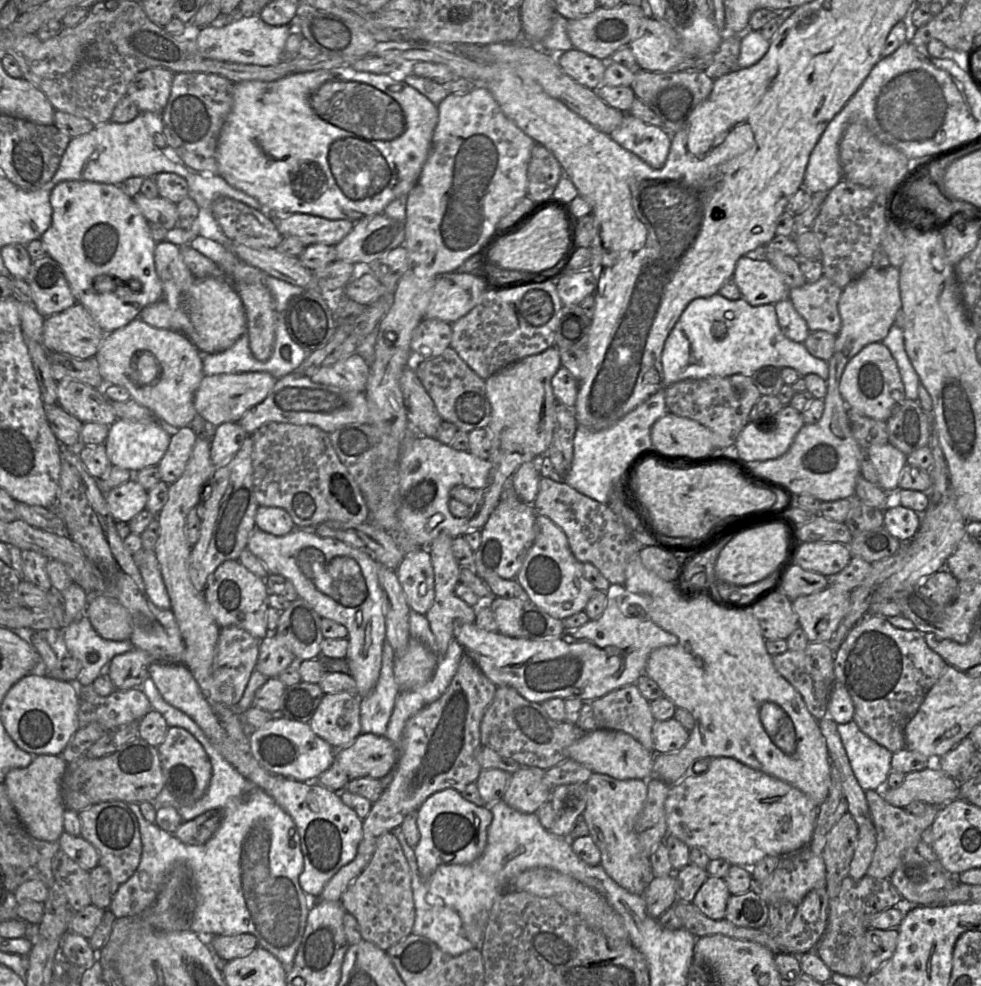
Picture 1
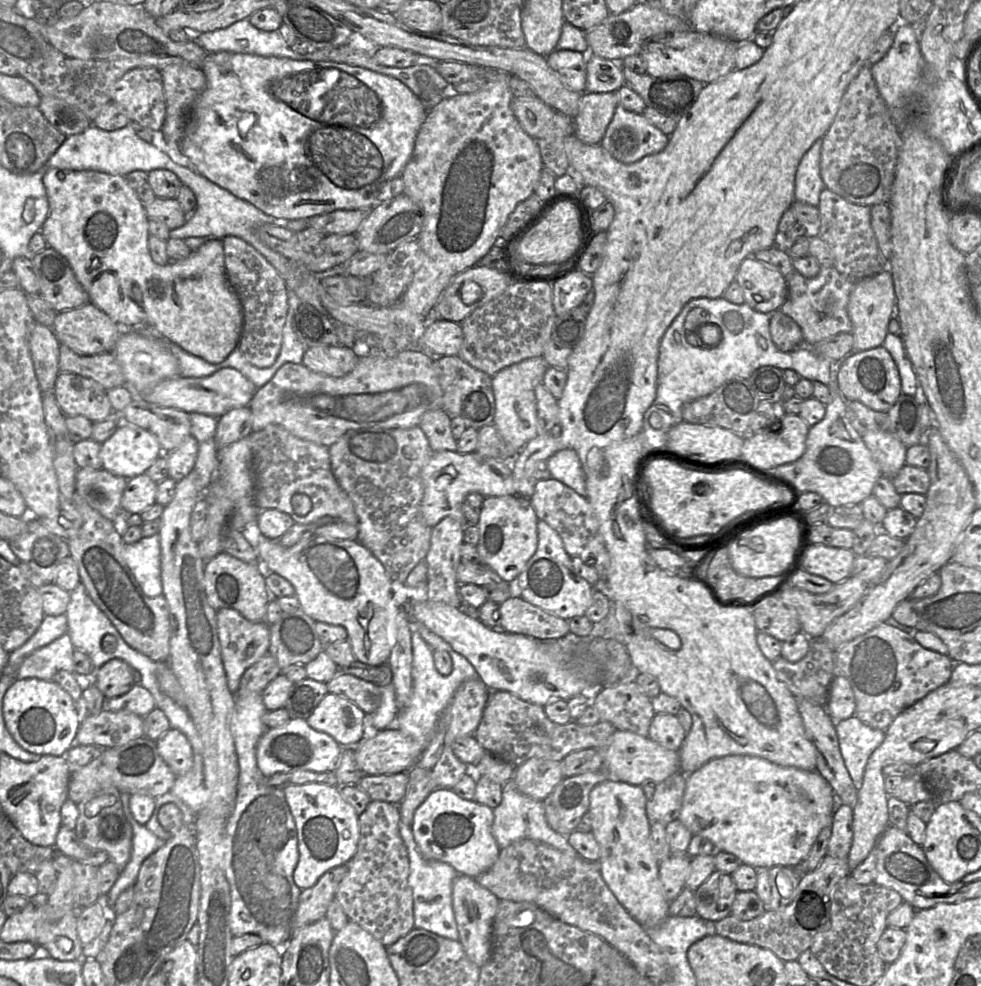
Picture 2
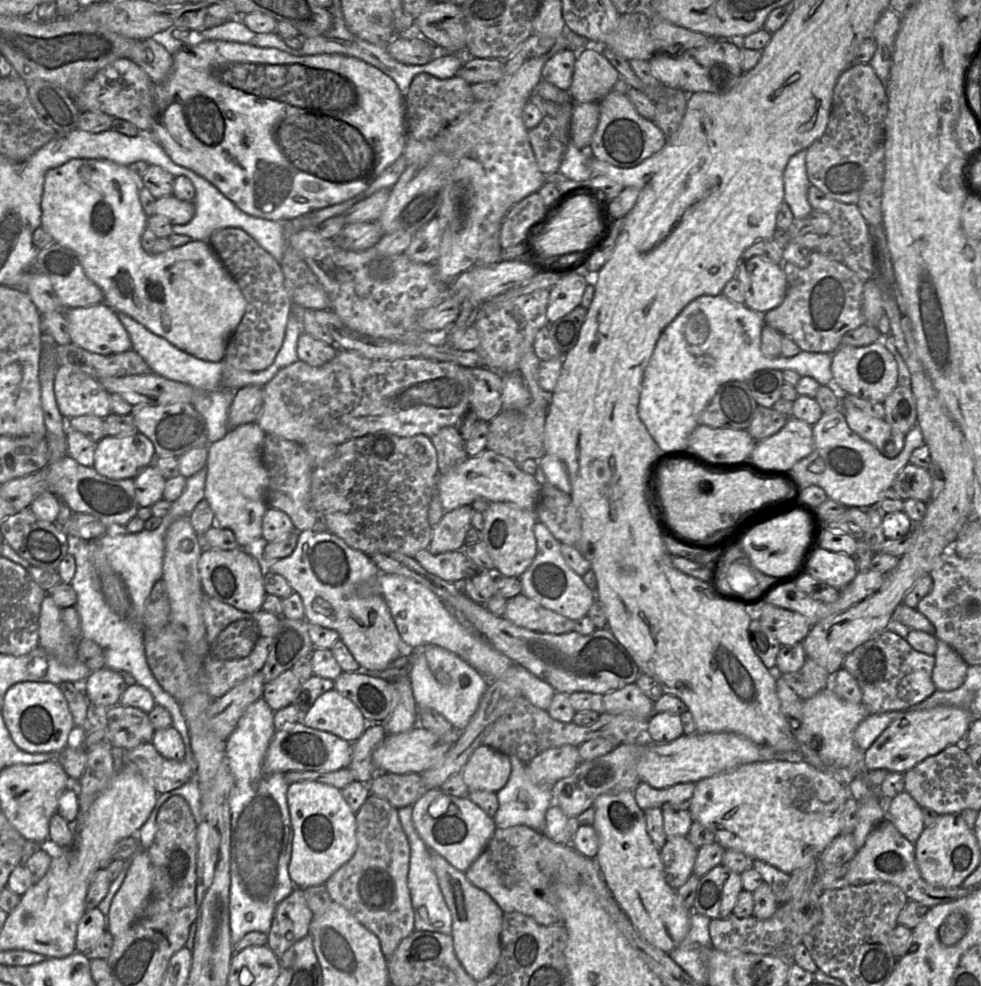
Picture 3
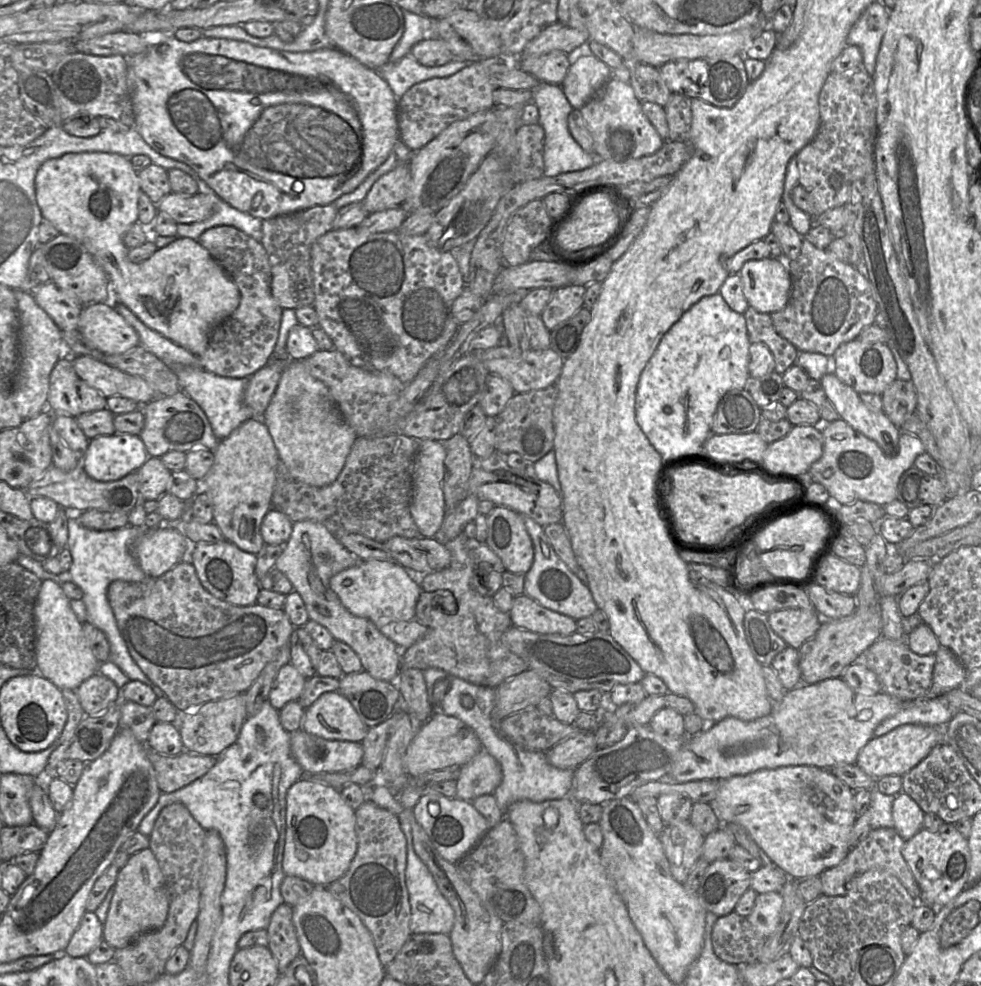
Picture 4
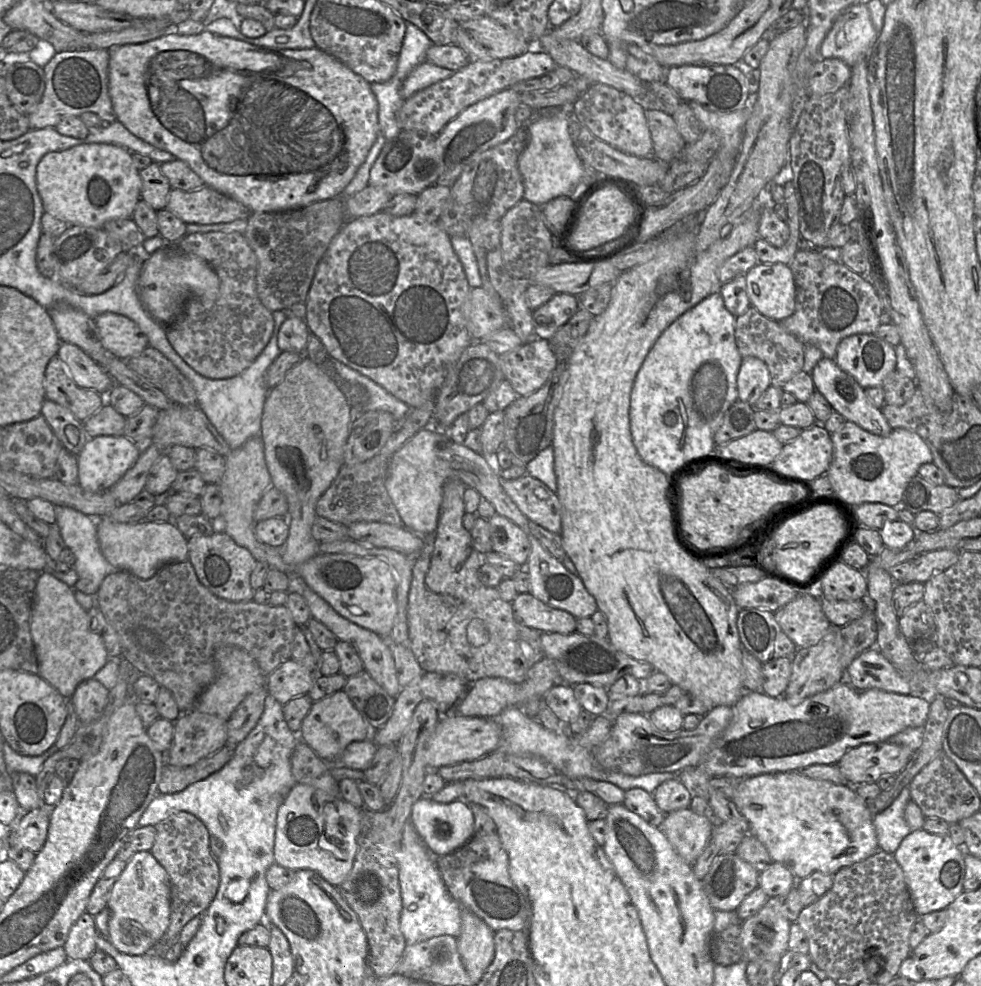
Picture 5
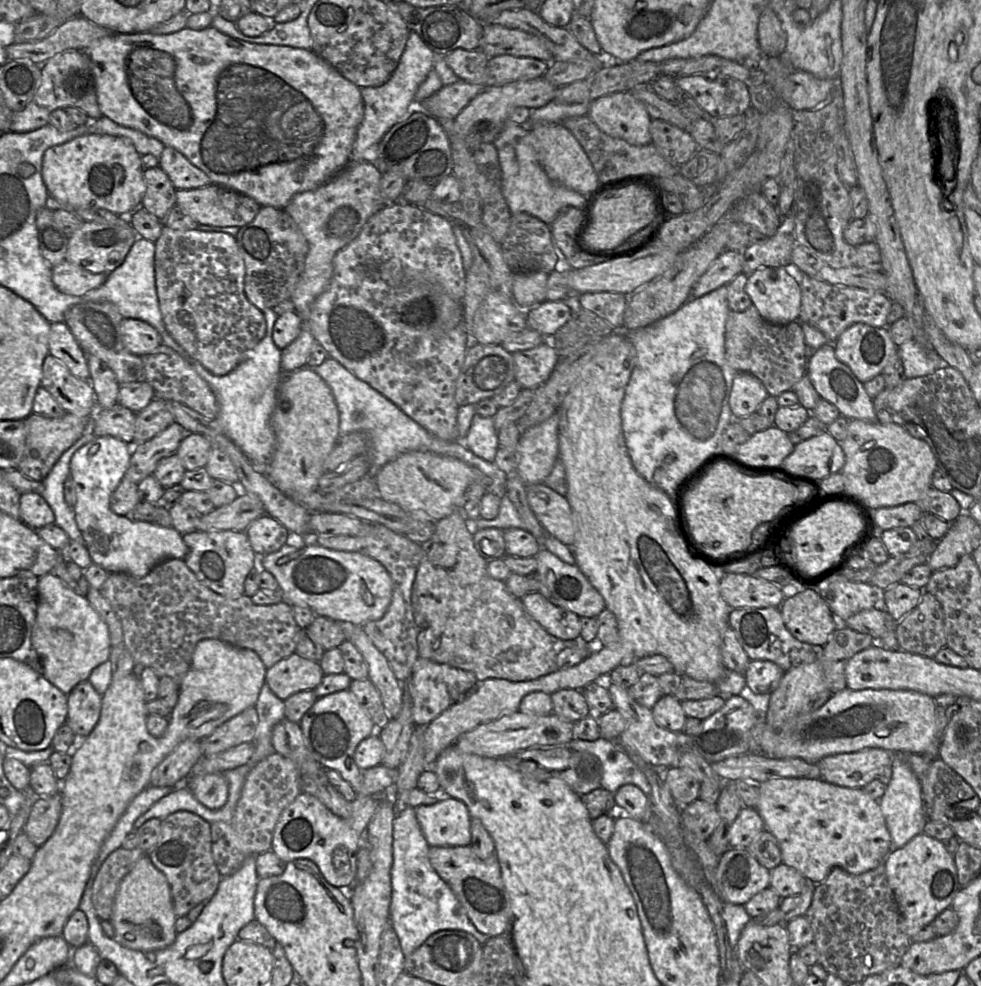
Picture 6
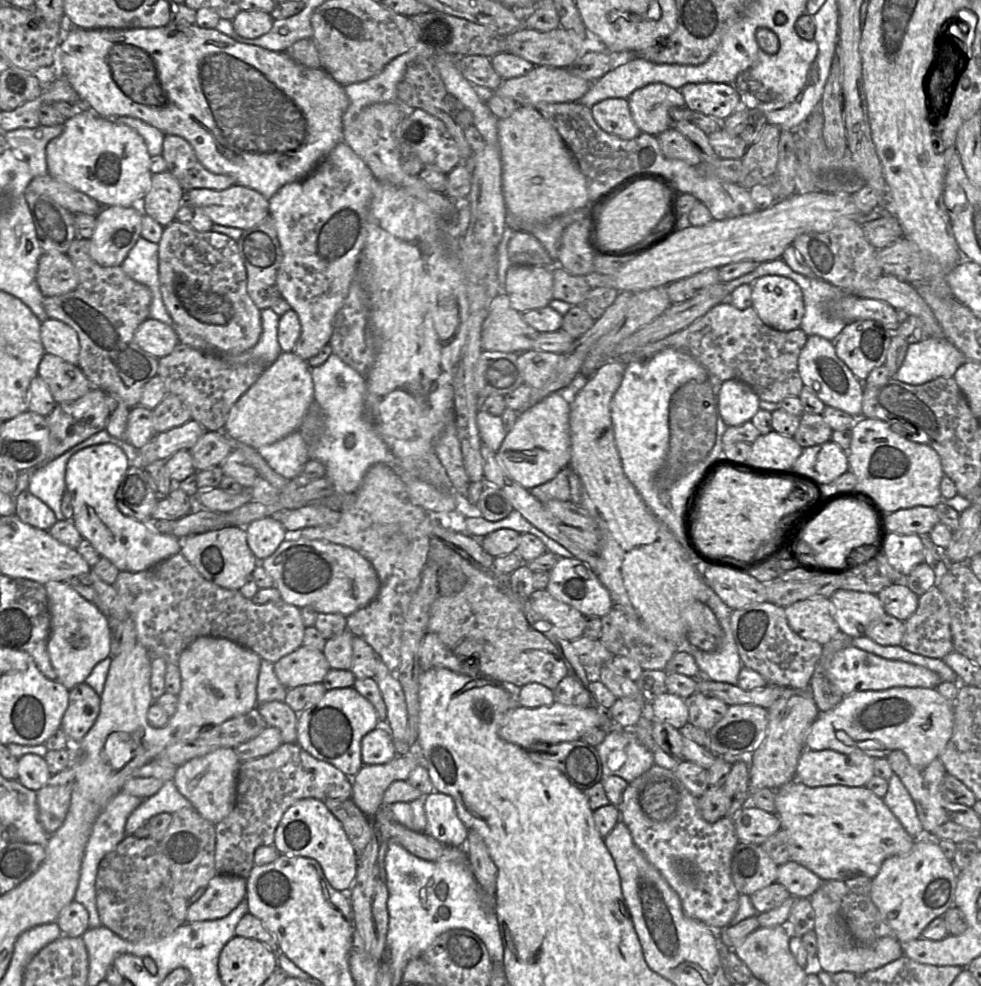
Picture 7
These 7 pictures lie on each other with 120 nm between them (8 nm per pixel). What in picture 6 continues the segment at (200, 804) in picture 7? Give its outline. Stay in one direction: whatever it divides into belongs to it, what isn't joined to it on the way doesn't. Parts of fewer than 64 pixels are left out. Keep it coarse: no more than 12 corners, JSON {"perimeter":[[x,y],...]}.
{"perimeter":[[222,773],[189,775],[182,783],[211,810],[223,807]]}

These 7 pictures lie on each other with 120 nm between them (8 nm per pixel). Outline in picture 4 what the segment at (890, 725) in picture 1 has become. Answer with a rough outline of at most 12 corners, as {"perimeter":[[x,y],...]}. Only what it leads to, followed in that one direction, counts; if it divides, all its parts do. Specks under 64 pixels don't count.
{"perimeter":[[881,636],[862,660],[901,701],[931,688],[935,654]]}

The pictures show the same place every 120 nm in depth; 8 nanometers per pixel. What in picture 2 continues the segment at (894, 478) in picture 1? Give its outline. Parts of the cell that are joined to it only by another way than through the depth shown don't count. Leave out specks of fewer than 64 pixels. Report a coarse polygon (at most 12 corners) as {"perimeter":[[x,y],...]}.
{"perimeter":[[888,431],[862,436],[882,476],[893,479],[906,464],[907,447]]}

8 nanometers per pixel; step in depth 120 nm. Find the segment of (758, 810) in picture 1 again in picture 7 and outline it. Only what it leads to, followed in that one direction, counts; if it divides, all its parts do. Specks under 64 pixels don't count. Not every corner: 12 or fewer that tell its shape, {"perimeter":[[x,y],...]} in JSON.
{"perimeter":[[866,786],[775,790],[790,860],[872,879],[915,839]]}

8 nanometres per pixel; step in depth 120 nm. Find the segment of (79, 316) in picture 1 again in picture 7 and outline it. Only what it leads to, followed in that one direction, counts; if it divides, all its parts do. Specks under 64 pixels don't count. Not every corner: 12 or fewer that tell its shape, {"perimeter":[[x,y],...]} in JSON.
{"perimeter":[[147,318],[134,334],[144,351],[160,359],[180,343],[172,327]]}

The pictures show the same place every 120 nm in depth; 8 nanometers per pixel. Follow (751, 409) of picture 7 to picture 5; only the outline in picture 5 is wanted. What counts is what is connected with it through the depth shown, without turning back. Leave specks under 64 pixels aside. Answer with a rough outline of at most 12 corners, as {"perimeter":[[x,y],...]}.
{"perimeter":[[743,357],[738,400],[754,406],[771,385],[767,365]]}

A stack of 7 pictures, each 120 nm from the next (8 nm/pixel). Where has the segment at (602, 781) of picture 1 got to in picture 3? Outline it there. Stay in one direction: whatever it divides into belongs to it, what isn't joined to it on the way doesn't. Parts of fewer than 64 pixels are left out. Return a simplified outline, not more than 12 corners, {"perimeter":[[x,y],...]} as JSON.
{"perimeter":[[634,792],[594,803],[596,862],[640,936],[669,954],[690,910]]}

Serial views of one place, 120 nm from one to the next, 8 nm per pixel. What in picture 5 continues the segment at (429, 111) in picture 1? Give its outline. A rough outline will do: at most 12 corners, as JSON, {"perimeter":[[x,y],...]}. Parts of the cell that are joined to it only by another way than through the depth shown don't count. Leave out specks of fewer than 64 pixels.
{"perimeter":[[317,47],[107,50],[117,121],[251,213],[342,197],[371,84]]}

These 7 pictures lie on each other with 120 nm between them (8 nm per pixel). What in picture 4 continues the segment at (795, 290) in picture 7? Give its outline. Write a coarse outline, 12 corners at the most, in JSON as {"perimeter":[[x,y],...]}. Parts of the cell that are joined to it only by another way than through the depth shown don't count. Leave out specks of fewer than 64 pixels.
{"perimeter":[[783,258],[748,260],[739,275],[746,301],[770,315],[787,305]]}

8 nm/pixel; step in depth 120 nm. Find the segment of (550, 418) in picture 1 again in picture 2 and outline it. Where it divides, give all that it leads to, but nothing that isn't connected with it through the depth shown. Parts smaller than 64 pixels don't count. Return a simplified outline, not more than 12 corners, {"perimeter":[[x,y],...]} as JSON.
{"perimeter":[[532,357],[492,377],[493,424],[517,454],[538,435]]}

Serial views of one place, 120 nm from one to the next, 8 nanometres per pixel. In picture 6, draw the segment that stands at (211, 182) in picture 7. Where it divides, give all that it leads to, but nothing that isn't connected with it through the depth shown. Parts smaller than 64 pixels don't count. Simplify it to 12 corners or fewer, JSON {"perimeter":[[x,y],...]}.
{"perimeter":[[172,147],[158,166],[176,189],[211,184],[205,172]]}

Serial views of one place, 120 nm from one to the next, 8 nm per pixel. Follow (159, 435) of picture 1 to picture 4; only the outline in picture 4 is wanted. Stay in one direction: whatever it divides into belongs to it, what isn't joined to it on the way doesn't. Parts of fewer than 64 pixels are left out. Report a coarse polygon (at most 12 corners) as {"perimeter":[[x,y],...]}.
{"perimeter":[[140,435],[90,440],[81,465],[110,482],[148,457]]}

